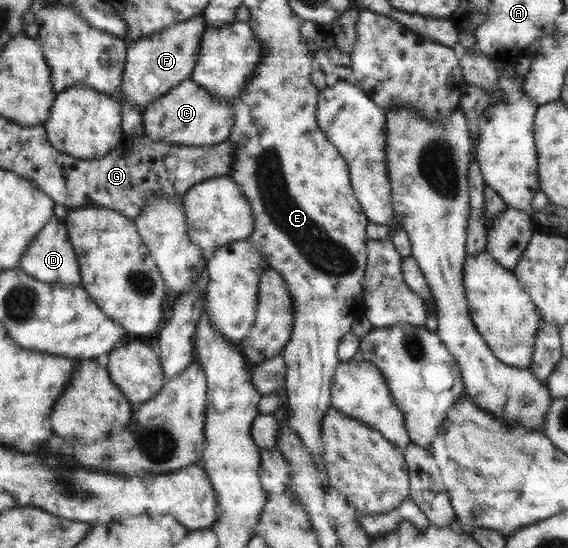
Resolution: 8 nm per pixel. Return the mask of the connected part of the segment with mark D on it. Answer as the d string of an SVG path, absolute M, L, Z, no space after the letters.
M54 214L26 248L24 255L20 258L19 267L38 281L56 284L63 288L78 286L82 281L80 264L74 248L70 245L66 227L62 219L56 218Z

